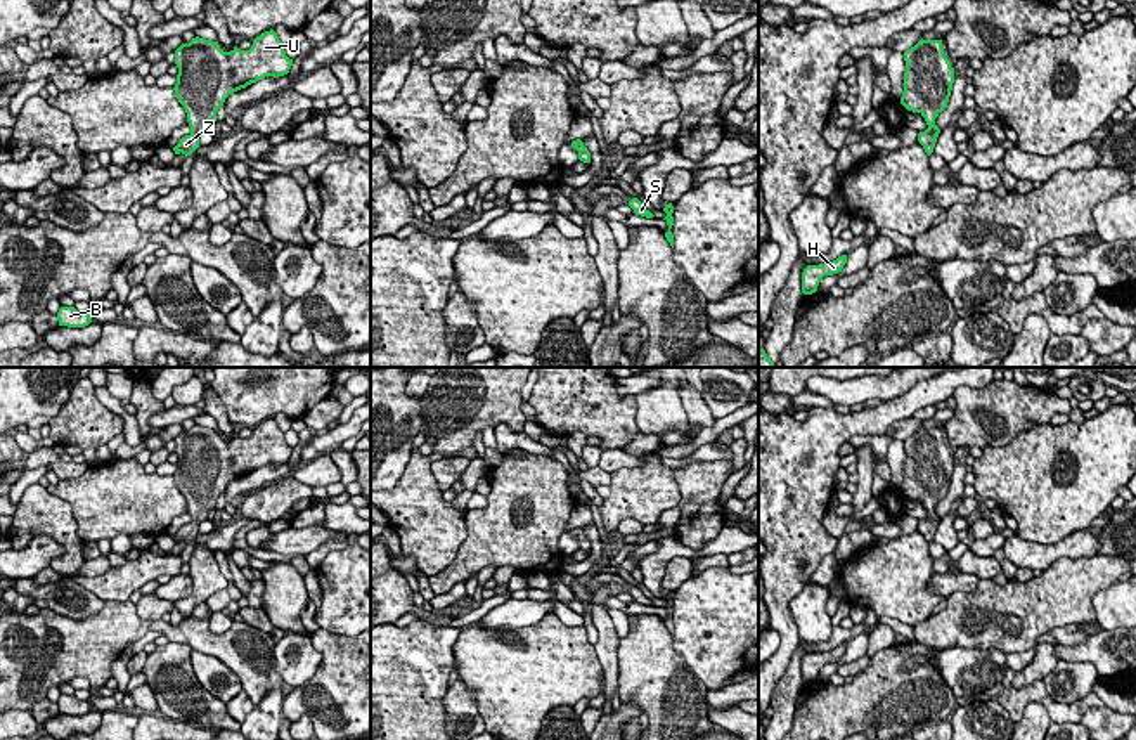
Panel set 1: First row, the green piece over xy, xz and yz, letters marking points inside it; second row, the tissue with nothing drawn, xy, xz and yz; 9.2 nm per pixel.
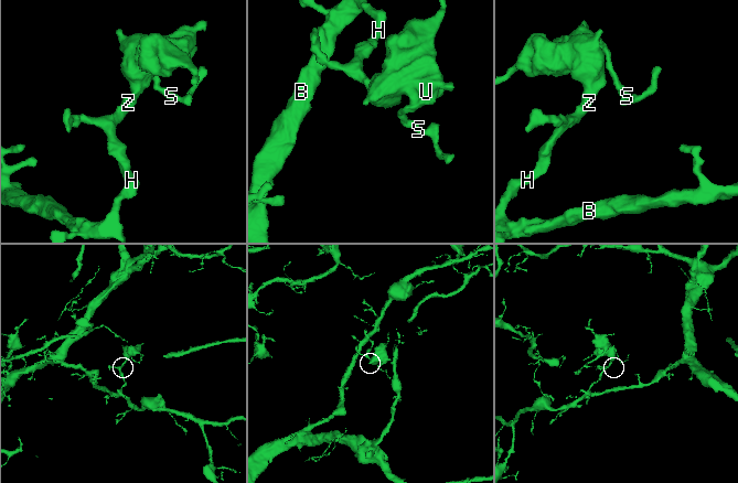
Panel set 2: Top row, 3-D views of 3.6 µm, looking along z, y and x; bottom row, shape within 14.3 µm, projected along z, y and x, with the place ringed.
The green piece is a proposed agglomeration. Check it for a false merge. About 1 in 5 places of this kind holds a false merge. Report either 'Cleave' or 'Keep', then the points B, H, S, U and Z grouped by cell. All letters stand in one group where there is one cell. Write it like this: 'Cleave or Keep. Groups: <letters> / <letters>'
Keep. Groups: B H S U Z

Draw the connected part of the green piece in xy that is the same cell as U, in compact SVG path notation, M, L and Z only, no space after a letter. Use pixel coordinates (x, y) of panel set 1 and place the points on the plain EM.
M274 418L253 428L249 438L234 435L223 440L218 430L192 426L175 438L178 456L175 485L187 501L190 522L173 536L175 542L190 544L199 536L199 523L216 510L225 487L265 464L284 464L293 454L284 432Z

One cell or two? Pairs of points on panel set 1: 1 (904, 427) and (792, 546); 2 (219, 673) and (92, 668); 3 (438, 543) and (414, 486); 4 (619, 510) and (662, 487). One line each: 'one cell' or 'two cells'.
1: two cells
2: two cells
3: one cell
4: one cell

